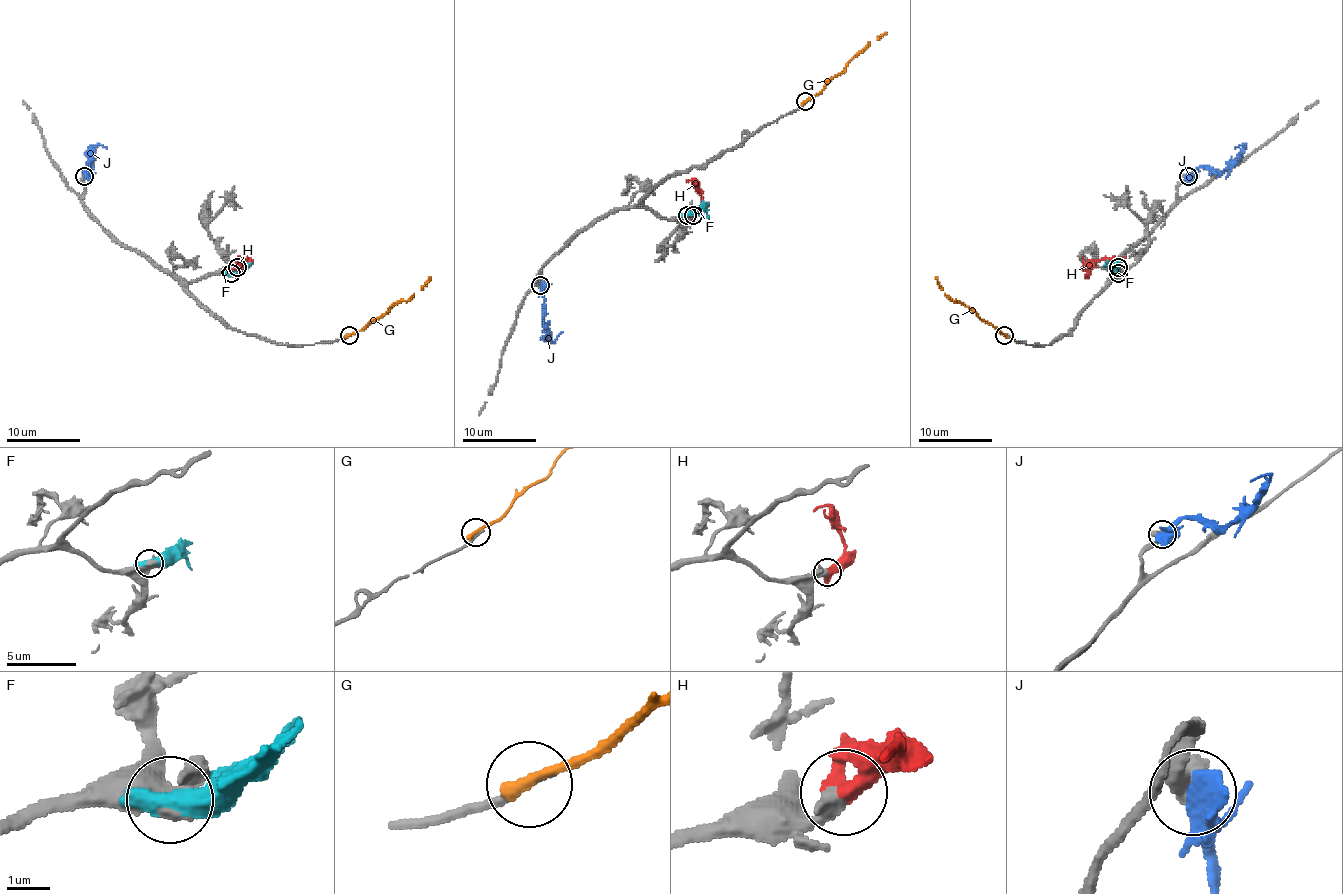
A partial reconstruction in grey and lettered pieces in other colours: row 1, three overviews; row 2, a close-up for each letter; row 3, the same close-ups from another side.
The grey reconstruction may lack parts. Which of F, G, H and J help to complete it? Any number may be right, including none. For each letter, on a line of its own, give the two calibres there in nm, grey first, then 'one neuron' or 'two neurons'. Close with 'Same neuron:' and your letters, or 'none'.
F: 650/700 nm | two neurons
G: 200/360 nm | two neurons
H: 440/500 nm | one neuron
J: 480/400 nm | two neurons
Same neuron: H

